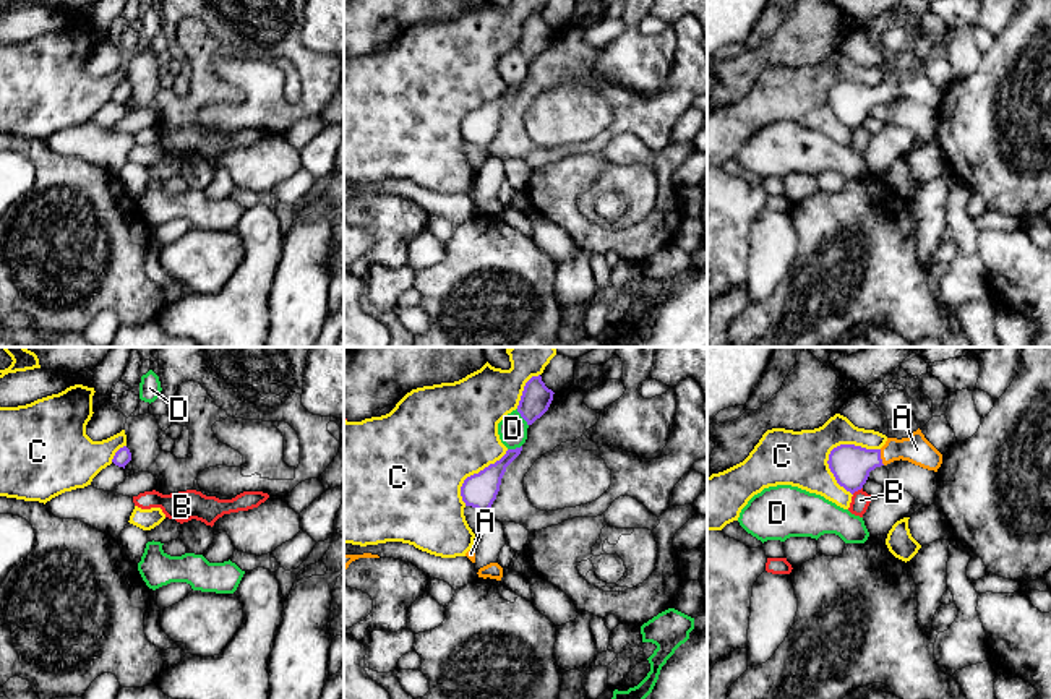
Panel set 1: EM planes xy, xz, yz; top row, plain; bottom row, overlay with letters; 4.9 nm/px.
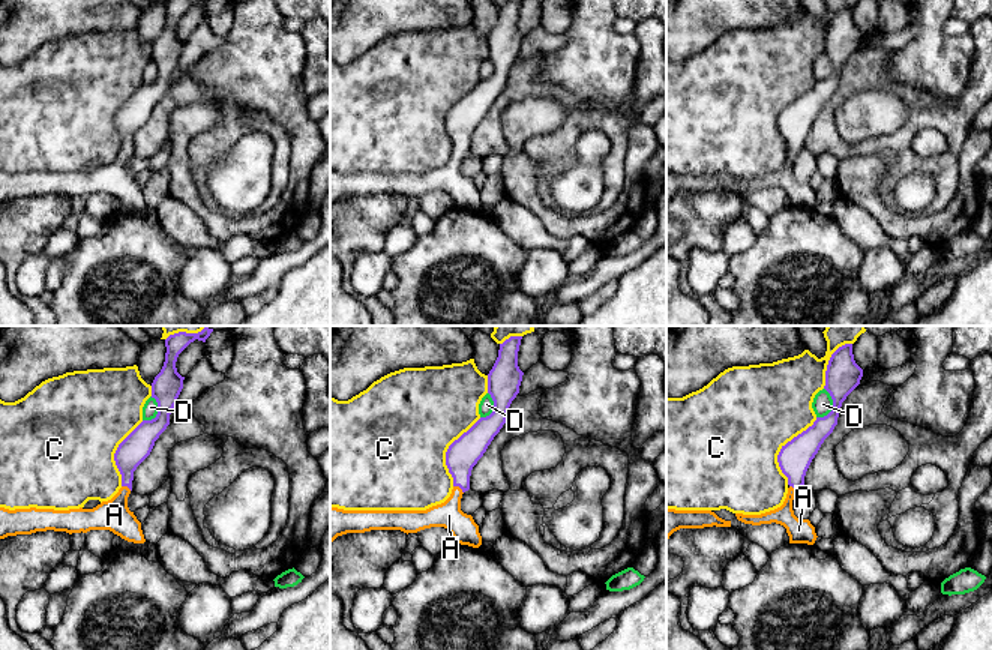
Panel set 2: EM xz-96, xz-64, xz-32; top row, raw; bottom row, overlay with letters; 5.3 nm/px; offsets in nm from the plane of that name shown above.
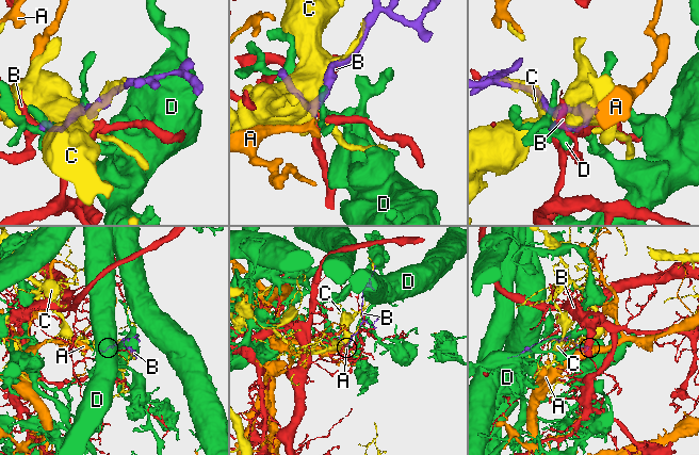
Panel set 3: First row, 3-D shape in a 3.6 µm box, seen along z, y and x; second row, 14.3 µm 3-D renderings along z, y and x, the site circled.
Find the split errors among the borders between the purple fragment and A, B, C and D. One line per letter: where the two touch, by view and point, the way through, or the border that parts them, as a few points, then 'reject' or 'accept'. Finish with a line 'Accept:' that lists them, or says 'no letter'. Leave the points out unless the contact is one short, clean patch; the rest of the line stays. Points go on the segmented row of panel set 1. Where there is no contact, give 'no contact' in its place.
A: yz (879, 458) | across yz (850, 464), (879, 458), (892, 450), (917, 450) | accept
B: yz (857, 490) | along yz (862, 487), (852, 493) | reject
C: yz (849, 445) | reject
D: xz (521, 415) | reject
Accept: A

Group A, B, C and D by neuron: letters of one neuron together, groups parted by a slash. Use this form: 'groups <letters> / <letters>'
groups A / B / C / D

